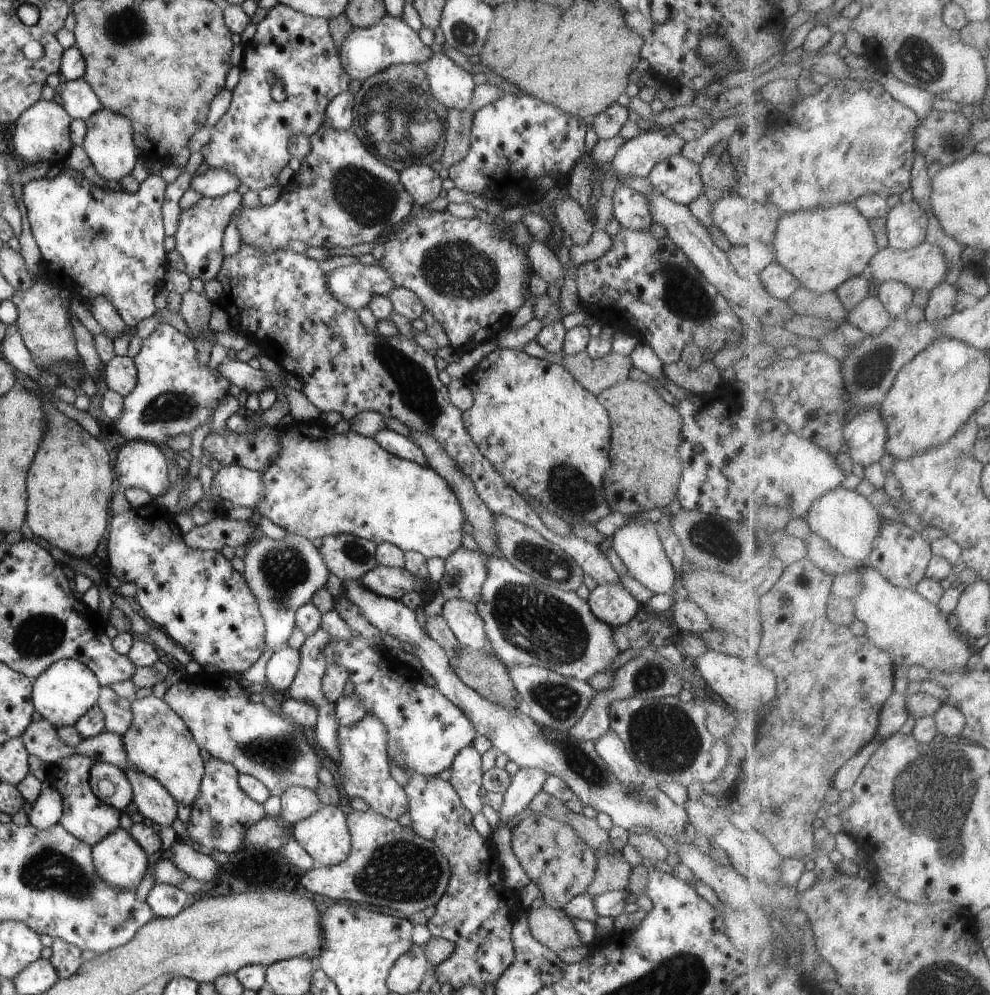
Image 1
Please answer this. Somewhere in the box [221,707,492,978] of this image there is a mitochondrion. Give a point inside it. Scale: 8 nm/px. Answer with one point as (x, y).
(401, 872)

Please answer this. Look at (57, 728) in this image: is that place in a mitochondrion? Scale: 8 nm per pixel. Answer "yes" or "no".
no

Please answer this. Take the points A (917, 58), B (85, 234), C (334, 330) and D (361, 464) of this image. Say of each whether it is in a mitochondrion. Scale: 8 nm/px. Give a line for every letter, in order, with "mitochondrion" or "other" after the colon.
A: mitochondrion
B: mitochondrion
C: mitochondrion
D: other

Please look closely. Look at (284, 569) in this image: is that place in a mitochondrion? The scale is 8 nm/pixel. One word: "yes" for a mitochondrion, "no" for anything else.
yes

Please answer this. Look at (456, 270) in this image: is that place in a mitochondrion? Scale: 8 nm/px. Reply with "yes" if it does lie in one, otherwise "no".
yes

